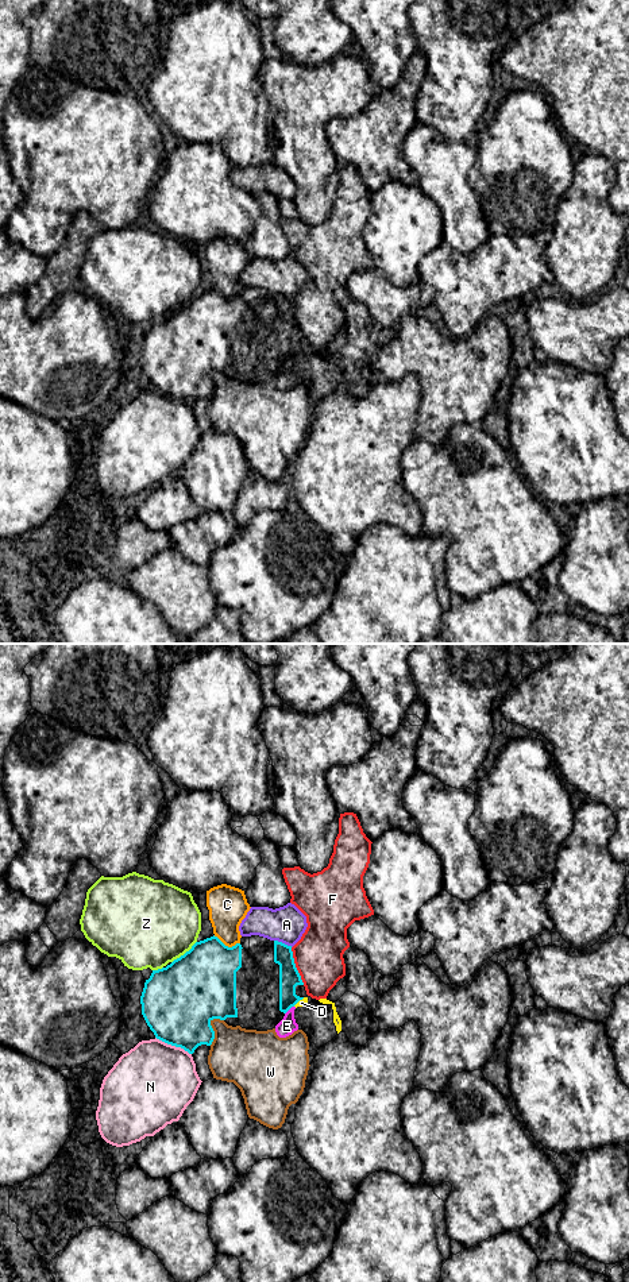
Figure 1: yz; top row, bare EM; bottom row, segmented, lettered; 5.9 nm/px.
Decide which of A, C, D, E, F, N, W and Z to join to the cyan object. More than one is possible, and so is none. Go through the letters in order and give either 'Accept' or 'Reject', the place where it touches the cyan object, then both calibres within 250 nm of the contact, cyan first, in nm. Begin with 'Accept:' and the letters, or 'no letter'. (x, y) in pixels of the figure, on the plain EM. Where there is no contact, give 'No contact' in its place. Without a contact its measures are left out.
Accept: no letter
A: Reject. Touches cyan at yz (284, 296). Thickness 130 nm (cyan) against 220 nm
C: Reject. Touches cyan at yz (227, 298). Thickness 380 nm (cyan) against 220 nm
D: Reject. Touches cyan at yz (298, 352). Thickness 130 nm (cyan) against 50 nm
E: Reject. Touches cyan at yz (289, 360). Thickness 130 nm (cyan) against 100 nm
F: Reject. Touches cyan at yz (294, 319). Thickness 130 nm (cyan) against 280 nm
N: Reject. Touches cyan at yz (173, 397). Thickness 440 nm (cyan) against 480 nm
W: Reject. Touches cyan at yz (211, 379). Thickness 440 nm (cyan) against 320 nm
Z: Reject. Touches cyan at yz (185, 305). Thickness 420 nm (cyan) against 480 nm

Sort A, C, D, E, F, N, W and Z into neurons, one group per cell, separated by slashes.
A / C / D E / F / N / W / Z

